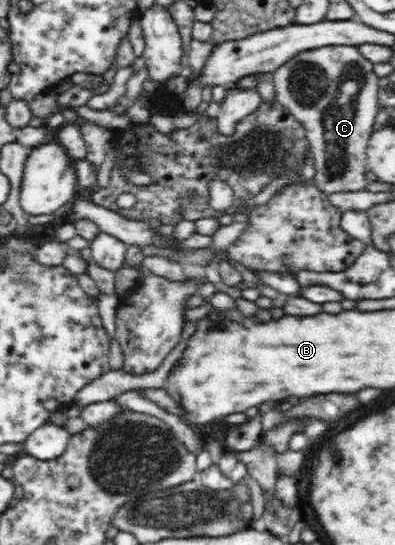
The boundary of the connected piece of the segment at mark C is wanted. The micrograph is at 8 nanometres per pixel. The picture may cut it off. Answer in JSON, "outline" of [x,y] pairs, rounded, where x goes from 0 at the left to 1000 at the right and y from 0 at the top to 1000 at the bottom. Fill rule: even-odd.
{"outline":[[[820,83],[805,90],[765,94],[714,123],[691,132],[694,167],[711,189],[757,222],[780,253],[787,286],[797,295],[797,321],[787,332],[815,354],[876,354],[876,350],[927,350],[932,312],[927,273],[932,255],[949,240],[947,215],[957,204],[959,141],[947,136],[944,116],[916,95],[889,83]]]}

